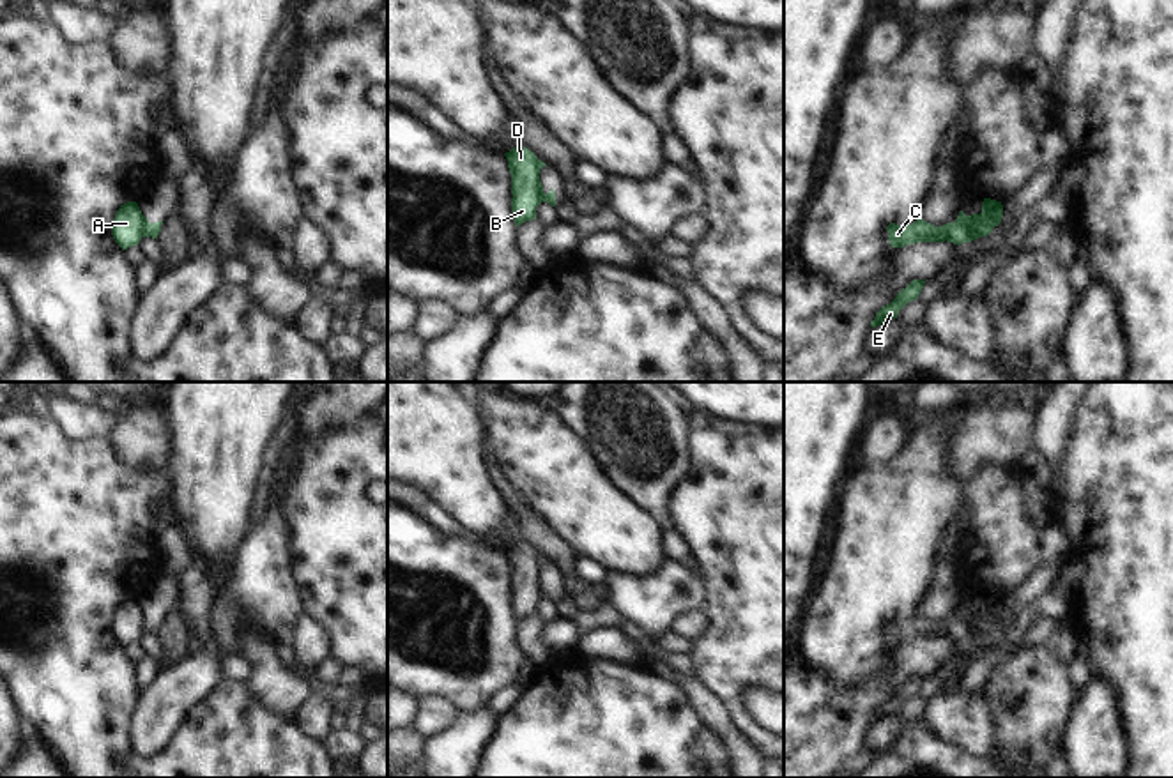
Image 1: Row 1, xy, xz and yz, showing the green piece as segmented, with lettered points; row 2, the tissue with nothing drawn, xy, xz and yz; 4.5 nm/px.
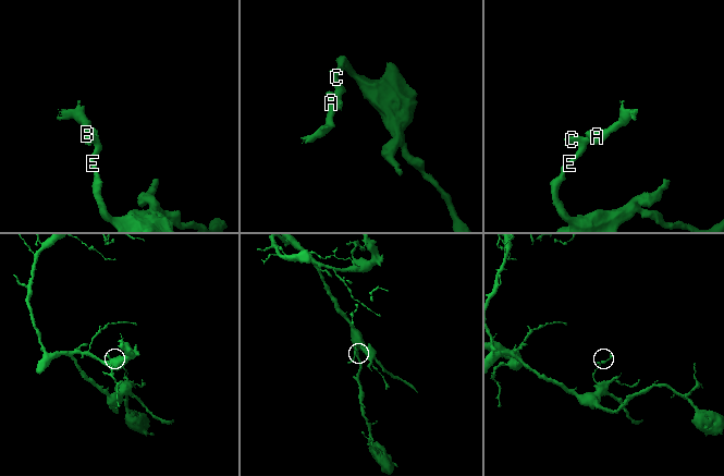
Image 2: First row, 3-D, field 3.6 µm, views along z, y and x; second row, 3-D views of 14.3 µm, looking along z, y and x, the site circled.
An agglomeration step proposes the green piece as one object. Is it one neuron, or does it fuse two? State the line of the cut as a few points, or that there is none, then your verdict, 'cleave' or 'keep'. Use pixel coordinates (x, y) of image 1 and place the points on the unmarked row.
cut in yz along (1000, 600), (986, 616), (961, 612), (956, 617); cleave

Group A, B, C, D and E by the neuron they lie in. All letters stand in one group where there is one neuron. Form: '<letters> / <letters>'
A B D / C E

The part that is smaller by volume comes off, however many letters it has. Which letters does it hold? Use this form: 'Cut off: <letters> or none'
Cut off: A, B, D

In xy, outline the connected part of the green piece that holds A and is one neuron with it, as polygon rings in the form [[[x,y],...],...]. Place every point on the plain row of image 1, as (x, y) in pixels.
[[[136,598],[120,601],[111,619],[111,631],[115,638],[124,645],[140,640],[142,637],[142,606]]]

